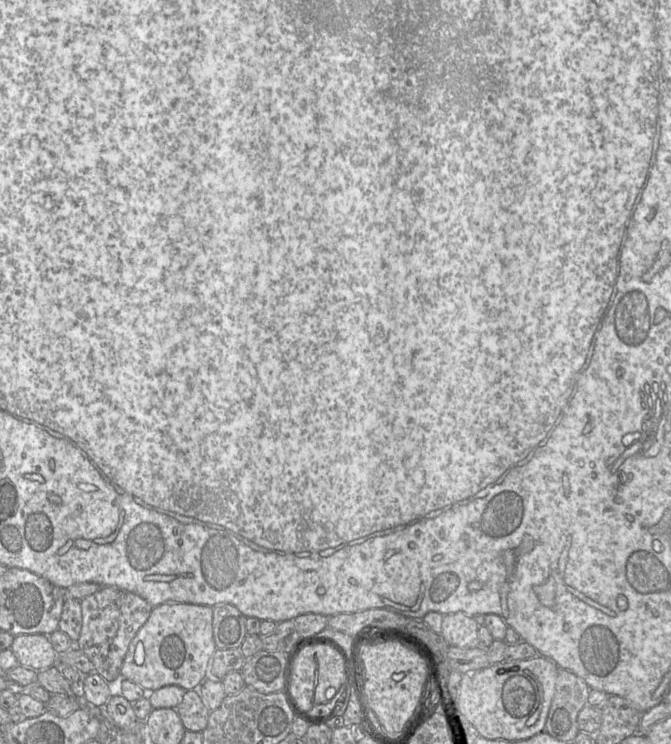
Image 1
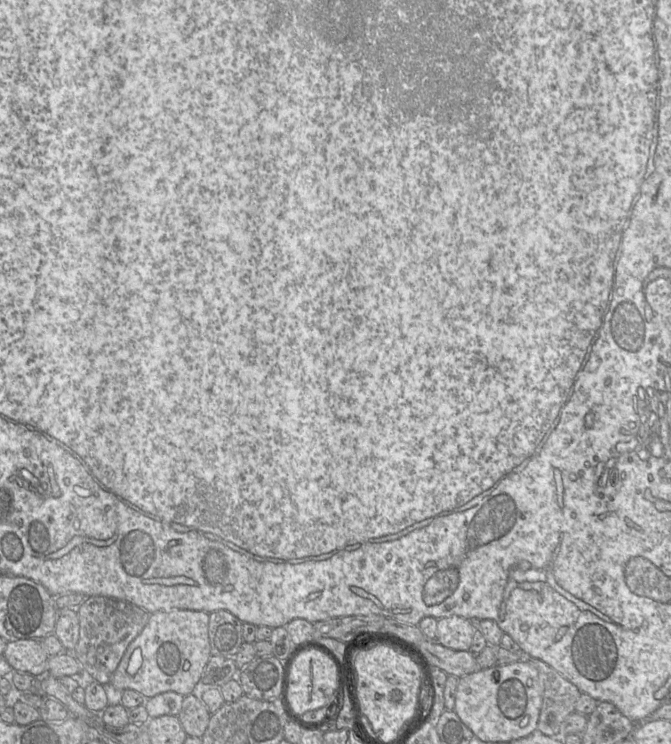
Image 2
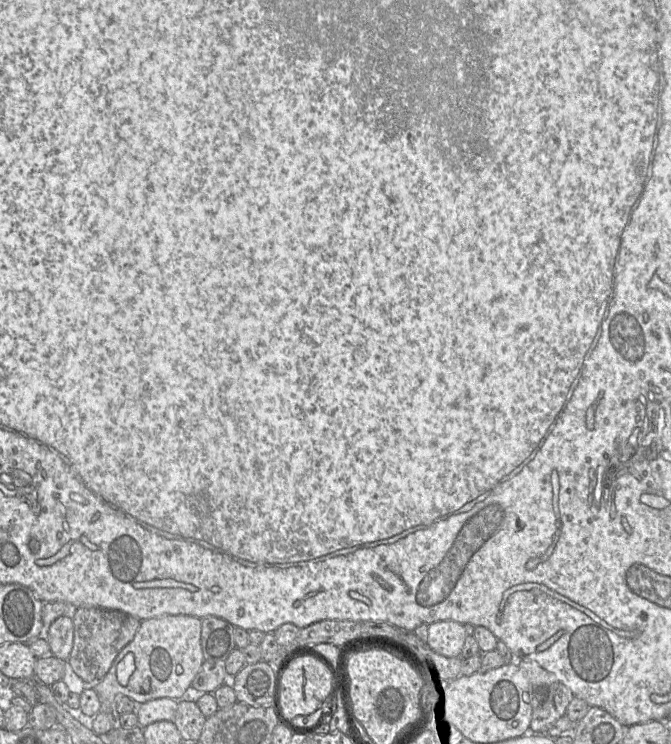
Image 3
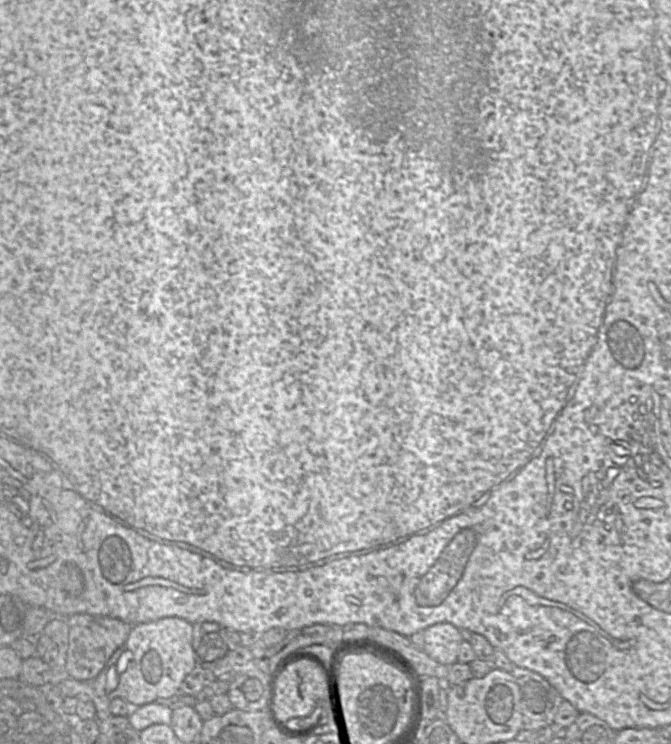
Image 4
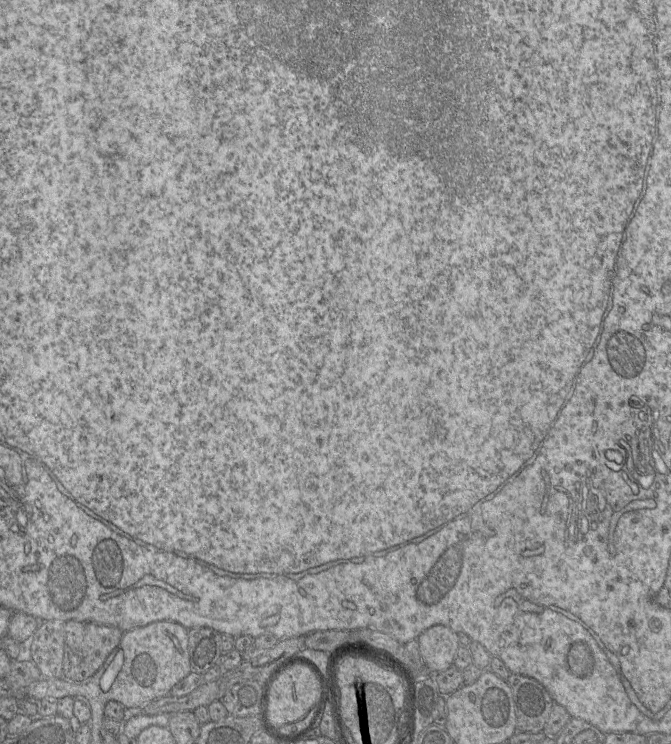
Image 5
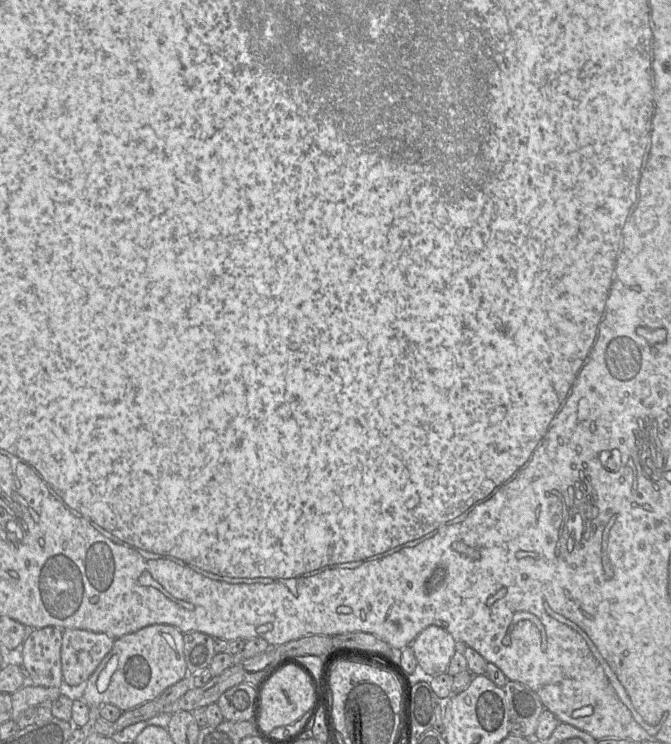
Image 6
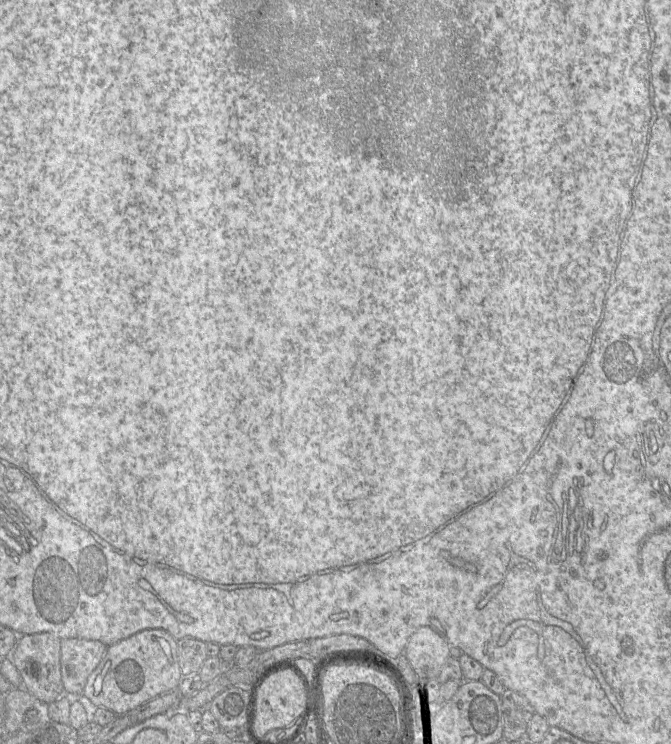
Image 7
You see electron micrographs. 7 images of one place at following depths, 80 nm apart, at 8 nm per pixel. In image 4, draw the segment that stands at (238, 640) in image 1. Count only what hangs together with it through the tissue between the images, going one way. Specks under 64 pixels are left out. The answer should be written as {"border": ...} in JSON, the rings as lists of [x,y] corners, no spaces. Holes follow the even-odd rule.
{"border":[[[200,622],[193,624],[192,647],[194,650],[194,658],[196,667],[211,669],[220,662],[228,653],[227,646],[227,631],[226,629],[216,622]]]}

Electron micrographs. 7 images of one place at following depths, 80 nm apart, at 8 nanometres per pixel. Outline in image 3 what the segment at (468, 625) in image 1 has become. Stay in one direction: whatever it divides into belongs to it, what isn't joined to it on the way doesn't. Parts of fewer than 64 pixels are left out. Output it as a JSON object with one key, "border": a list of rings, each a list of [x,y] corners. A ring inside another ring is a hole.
{"border":[[[452,620],[429,624],[427,643],[436,653],[446,657],[459,657],[470,628]]]}

